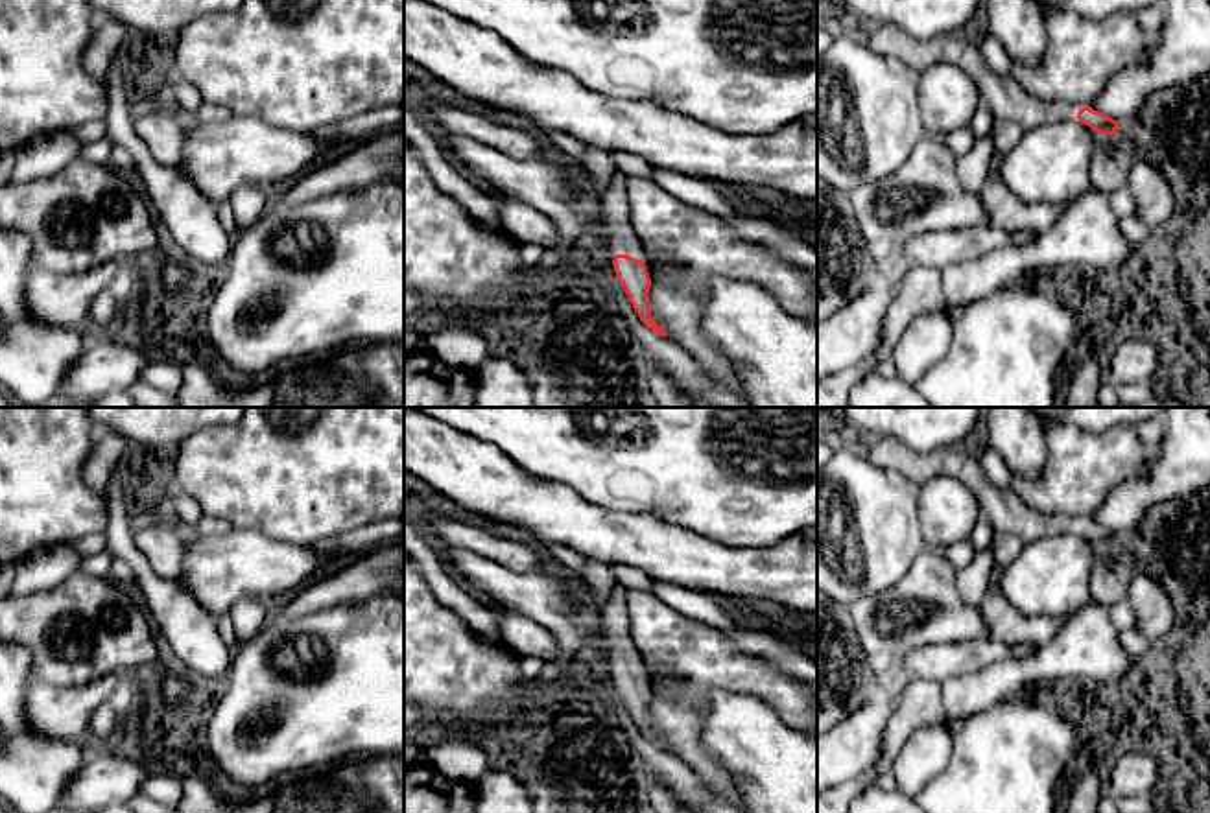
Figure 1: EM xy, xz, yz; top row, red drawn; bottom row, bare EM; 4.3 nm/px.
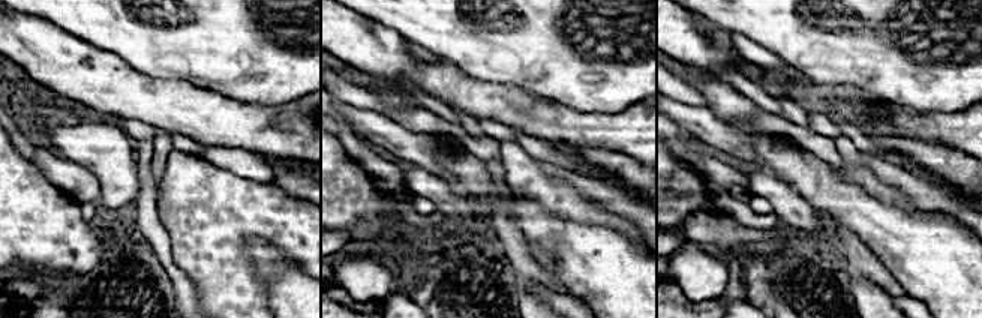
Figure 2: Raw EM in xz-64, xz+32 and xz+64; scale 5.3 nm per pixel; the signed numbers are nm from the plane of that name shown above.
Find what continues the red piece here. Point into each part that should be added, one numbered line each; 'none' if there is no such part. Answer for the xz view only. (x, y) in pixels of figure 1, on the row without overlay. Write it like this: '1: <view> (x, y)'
1: xz (622, 653)

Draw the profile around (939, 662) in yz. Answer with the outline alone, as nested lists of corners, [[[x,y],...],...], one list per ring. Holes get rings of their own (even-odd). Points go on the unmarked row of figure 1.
[[[992,640],[935,643],[902,653],[909,677],[944,684],[1002,660],[1027,658],[1037,645],[1007,645]]]

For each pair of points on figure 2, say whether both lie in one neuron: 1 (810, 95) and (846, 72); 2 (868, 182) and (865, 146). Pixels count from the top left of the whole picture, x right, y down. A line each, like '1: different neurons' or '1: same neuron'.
1: different neurons
2: different neurons

